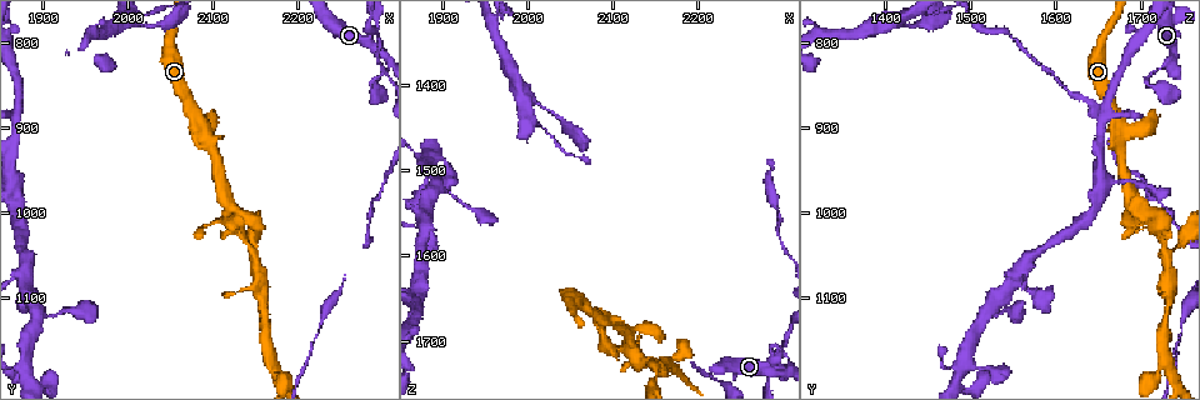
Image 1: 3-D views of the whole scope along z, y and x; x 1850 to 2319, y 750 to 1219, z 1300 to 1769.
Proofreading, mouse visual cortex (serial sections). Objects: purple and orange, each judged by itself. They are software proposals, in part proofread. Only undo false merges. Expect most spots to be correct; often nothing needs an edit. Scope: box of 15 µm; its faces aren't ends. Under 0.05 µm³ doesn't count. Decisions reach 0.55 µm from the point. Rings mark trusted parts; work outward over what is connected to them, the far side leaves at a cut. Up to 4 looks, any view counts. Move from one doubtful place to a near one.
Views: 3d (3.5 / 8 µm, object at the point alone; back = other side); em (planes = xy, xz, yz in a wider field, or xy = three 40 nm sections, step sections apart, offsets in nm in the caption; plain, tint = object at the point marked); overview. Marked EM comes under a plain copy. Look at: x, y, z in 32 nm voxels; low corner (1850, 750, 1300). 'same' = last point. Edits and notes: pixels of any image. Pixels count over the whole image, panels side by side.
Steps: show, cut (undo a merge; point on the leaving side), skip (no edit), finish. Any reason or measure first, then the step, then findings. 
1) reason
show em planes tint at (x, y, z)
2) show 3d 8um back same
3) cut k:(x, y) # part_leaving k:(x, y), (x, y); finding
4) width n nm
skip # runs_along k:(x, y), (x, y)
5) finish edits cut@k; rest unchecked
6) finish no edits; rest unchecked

show 3d 3.5um at (2150, 1050, 1730)

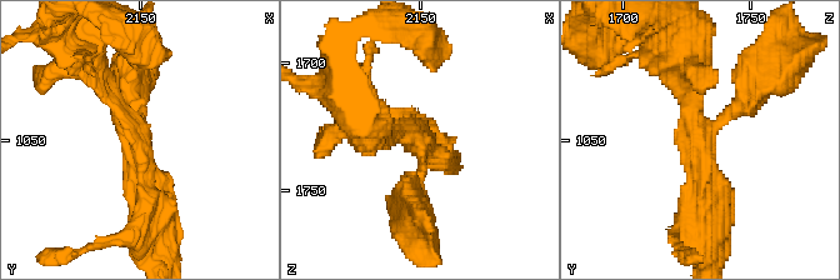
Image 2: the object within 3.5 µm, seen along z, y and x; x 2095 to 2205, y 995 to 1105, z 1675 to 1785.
arms 3; arm_widths 200, 200, 300 nm; need the tissue
show em xy step 2 tint at (2149, 1049, 1730)

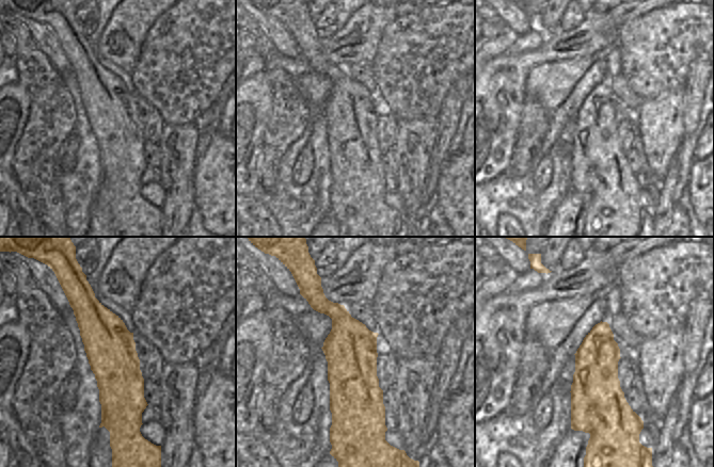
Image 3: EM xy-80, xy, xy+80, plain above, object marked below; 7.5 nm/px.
skip # runs_along 3:(90, 292), (126, 425); all the same cell

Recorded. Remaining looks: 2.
two arms in line, one across
show 3d 8um back at (2165, 1175, 1730)

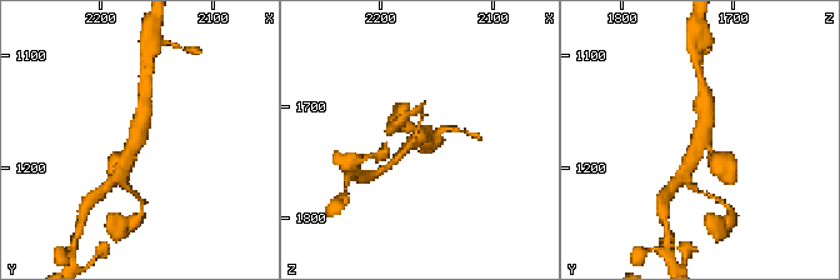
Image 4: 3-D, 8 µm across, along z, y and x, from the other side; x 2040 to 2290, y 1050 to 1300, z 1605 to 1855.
arms 3; arm_widths 300, 300, 450 nm; need the tissue
show em xy step 1 tint at (2168, 1174, 1732)

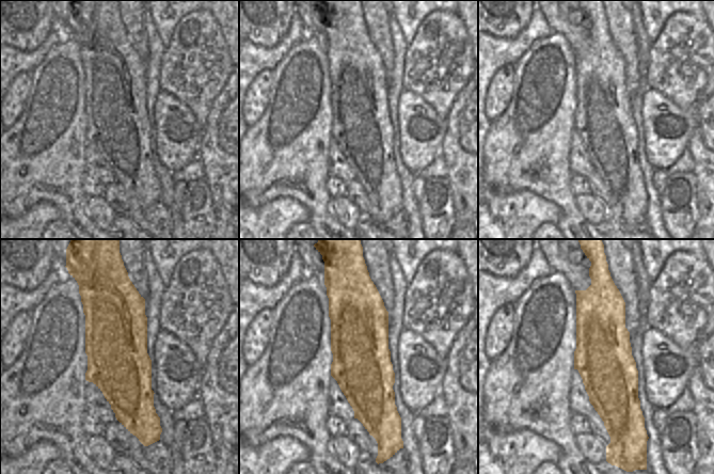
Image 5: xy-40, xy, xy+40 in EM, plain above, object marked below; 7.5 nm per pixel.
skip # runs_along 4:(144, 106), (139, 145), (121, 161); continuous, no second cell

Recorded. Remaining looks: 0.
finish no edits; rest unchecked

